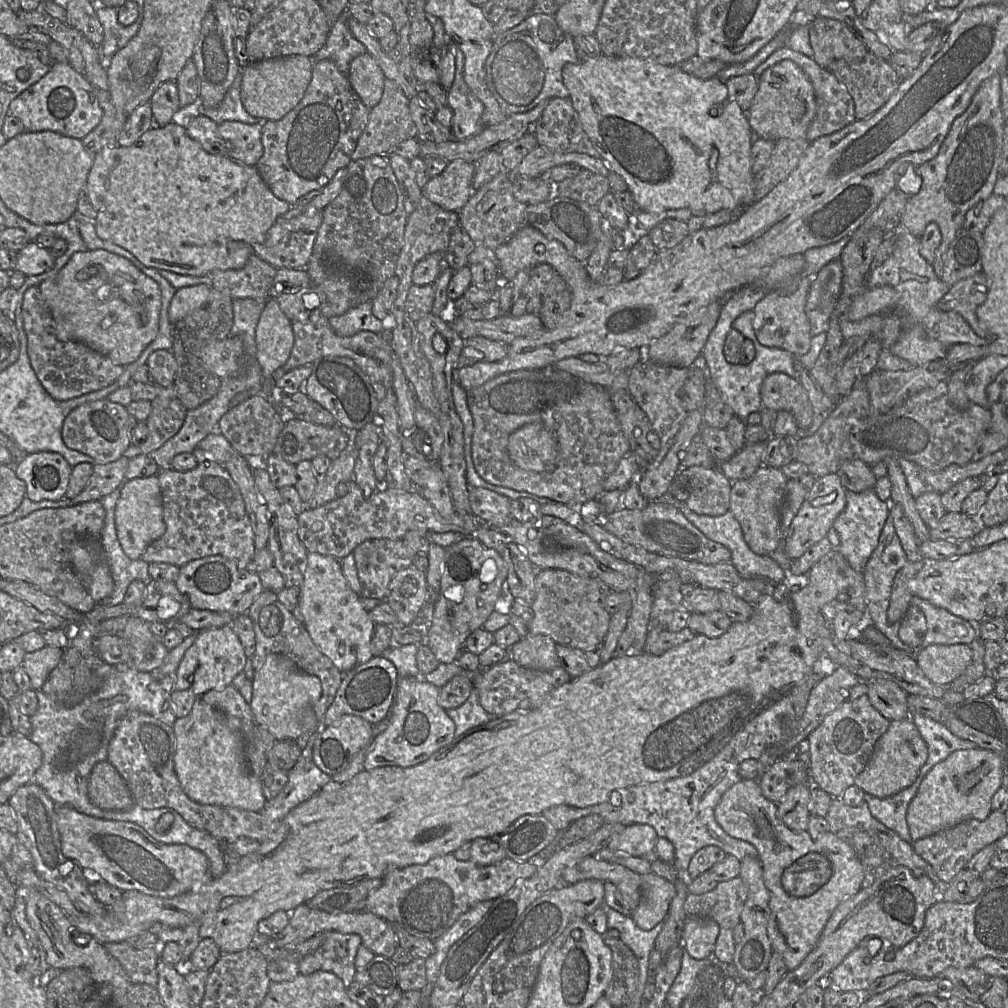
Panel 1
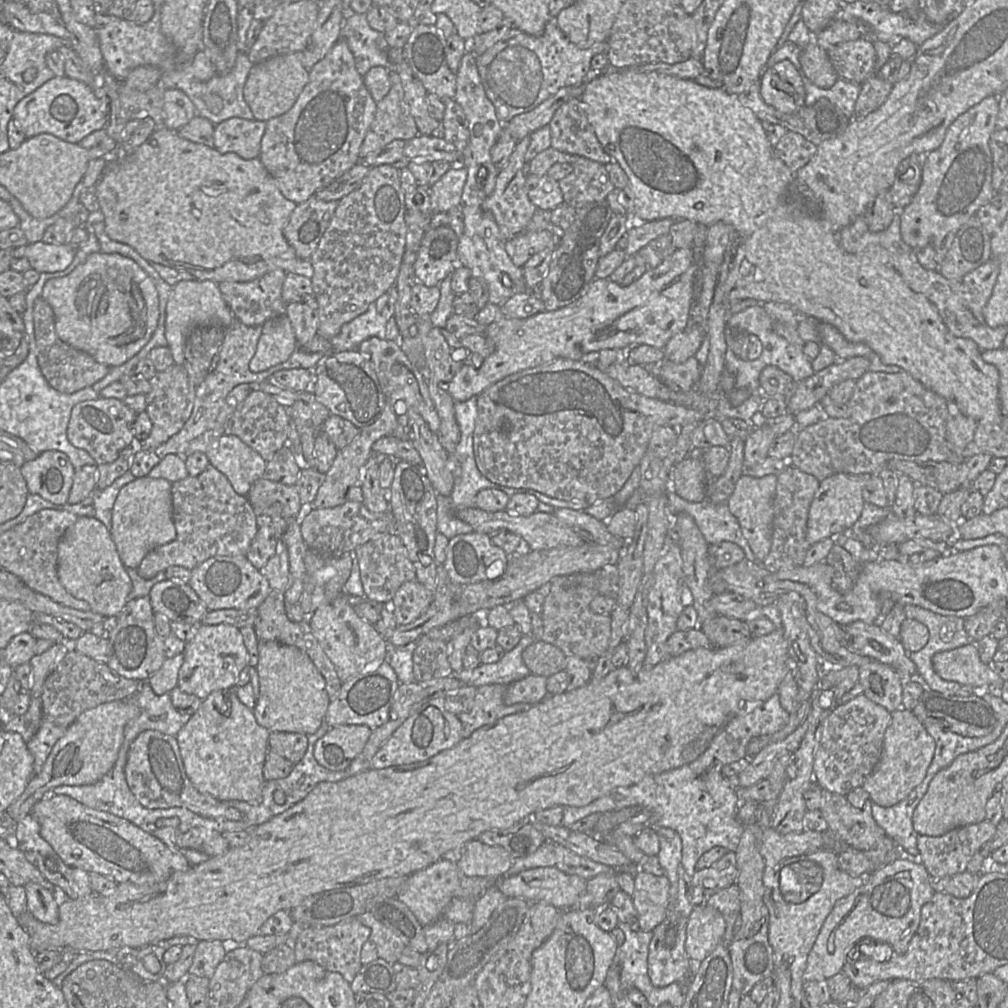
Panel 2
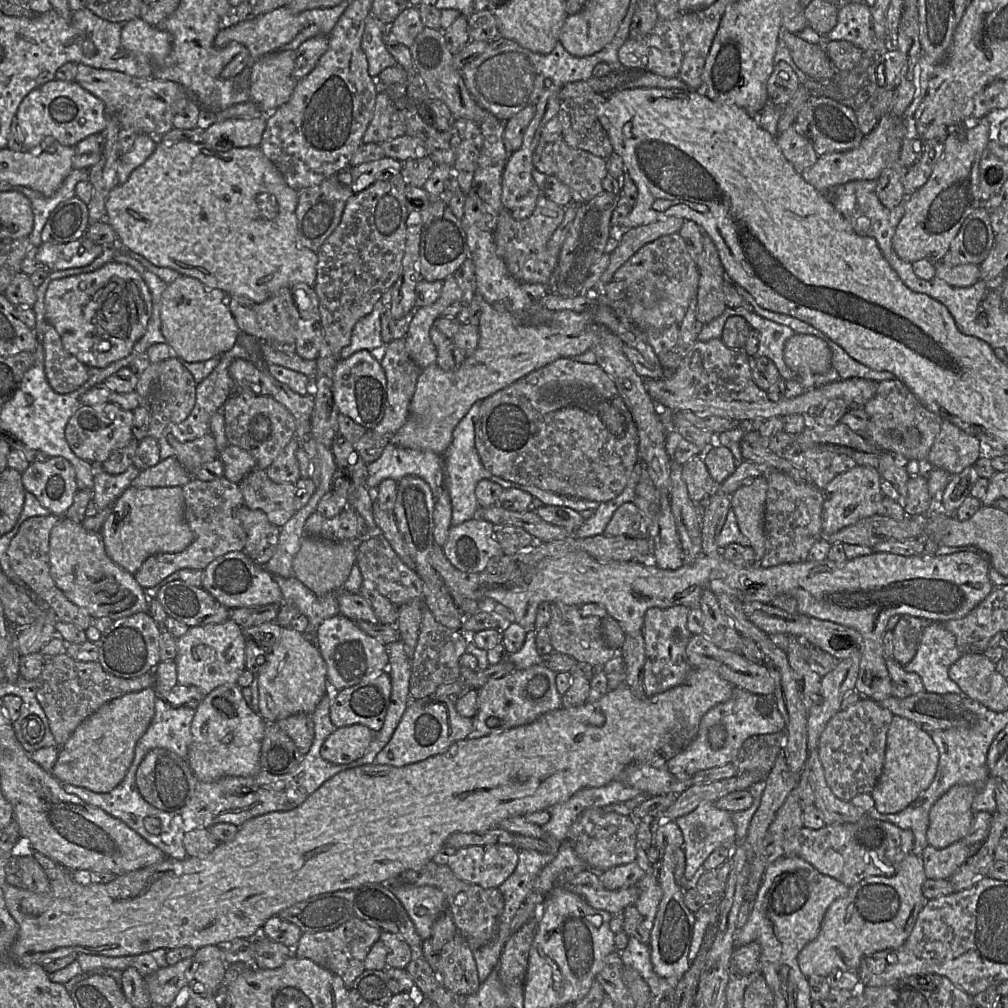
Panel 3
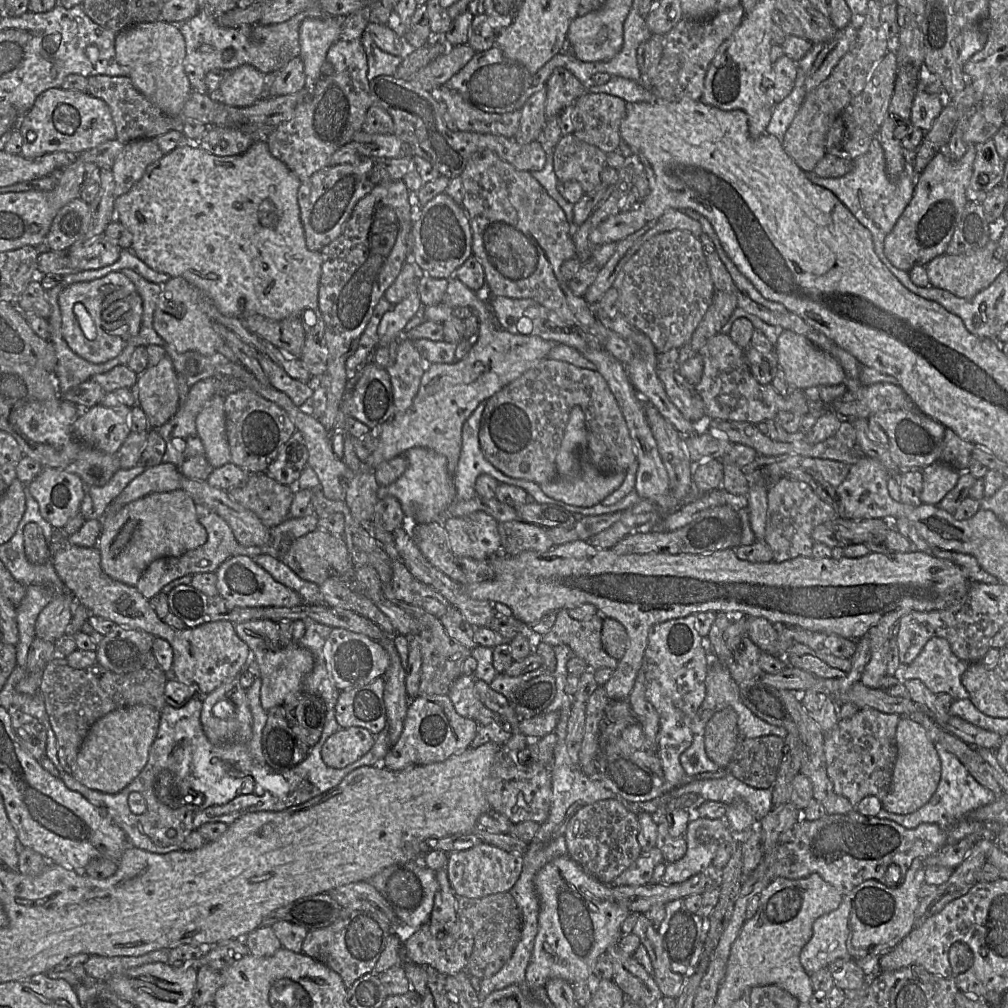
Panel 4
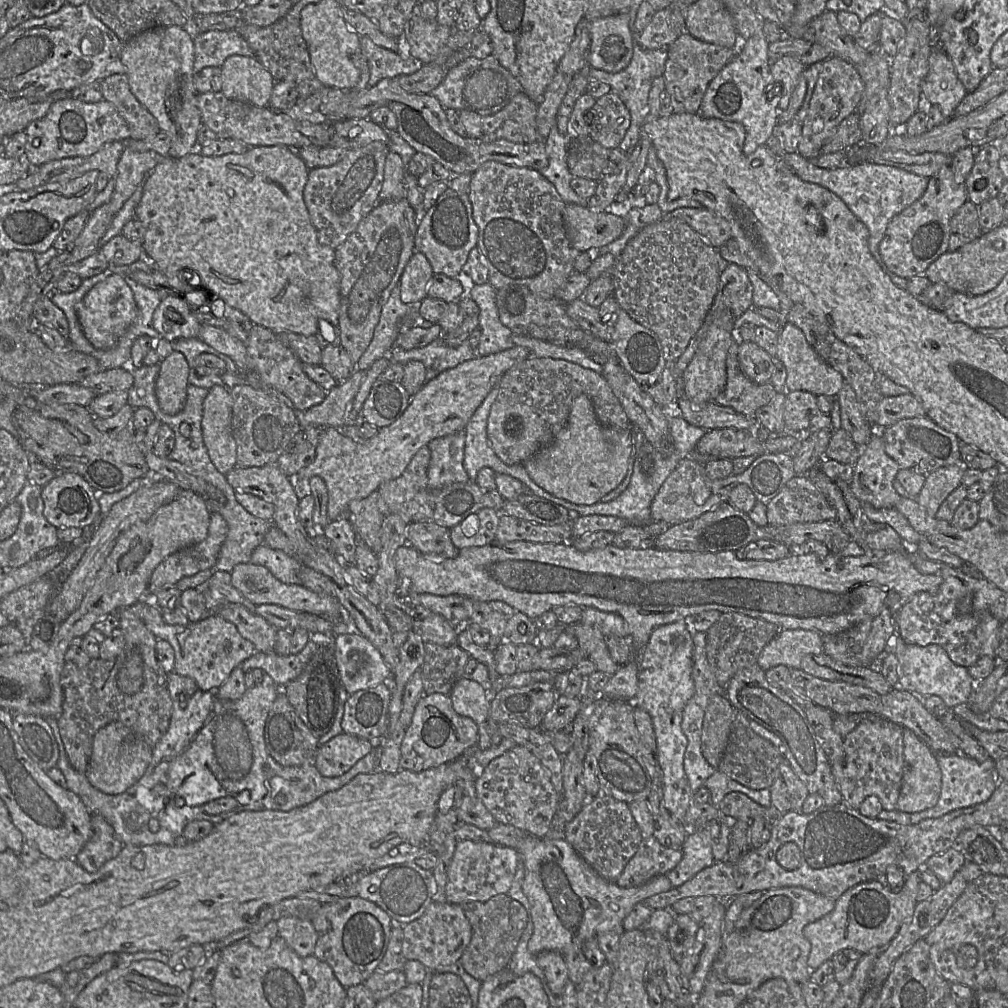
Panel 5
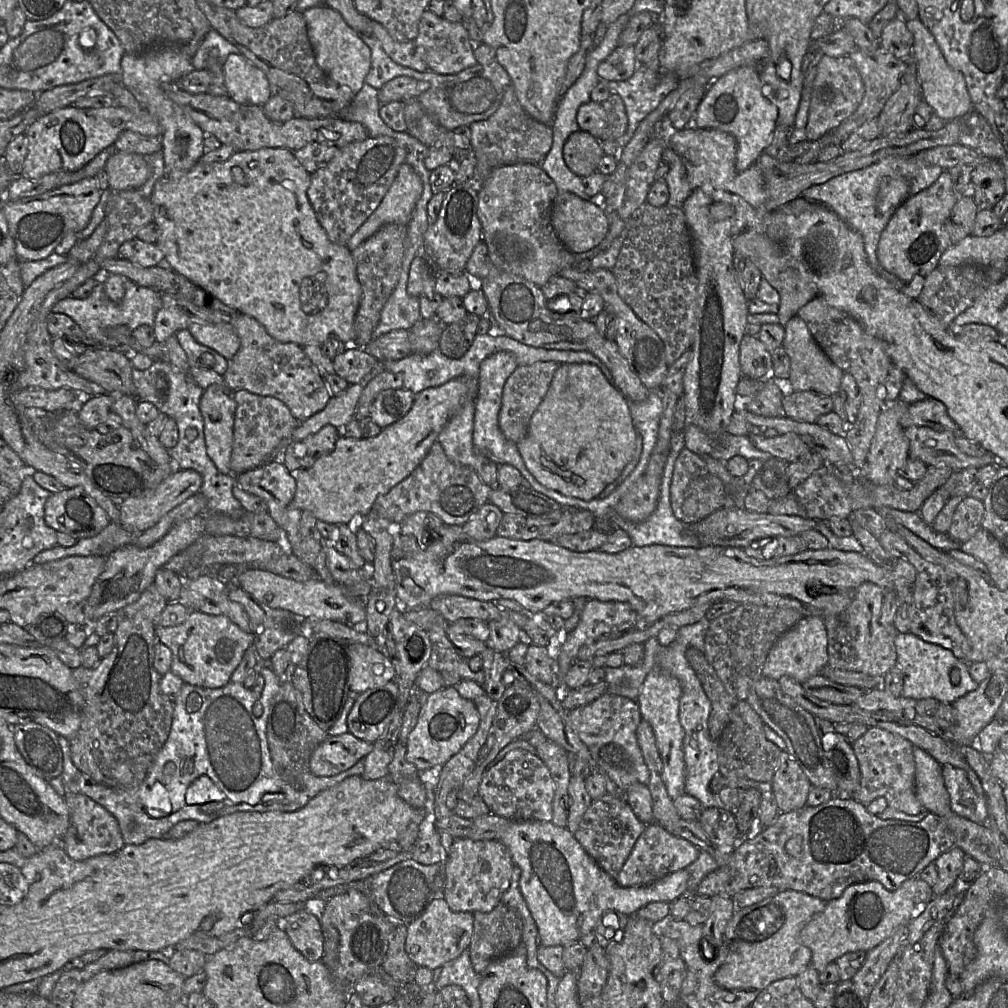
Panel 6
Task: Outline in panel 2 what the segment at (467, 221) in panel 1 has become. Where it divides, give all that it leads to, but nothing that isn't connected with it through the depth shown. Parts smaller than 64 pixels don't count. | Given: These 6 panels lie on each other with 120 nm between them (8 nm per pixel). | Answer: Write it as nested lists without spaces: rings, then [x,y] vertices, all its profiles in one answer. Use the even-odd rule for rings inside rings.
[[[530,135],[525,136],[517,142],[507,164],[500,170],[496,178],[493,192],[482,203],[483,210],[492,214],[502,238],[507,240],[522,233],[538,209],[529,199],[525,186],[527,178],[525,153],[529,143]]]

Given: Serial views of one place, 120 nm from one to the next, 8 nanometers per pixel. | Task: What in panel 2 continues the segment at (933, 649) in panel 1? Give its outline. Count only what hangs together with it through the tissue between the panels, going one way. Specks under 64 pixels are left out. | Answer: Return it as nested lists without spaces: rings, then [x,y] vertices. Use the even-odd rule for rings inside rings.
[[[974,643],[932,657],[935,672],[946,681],[970,685],[984,691],[998,691],[1003,684],[999,675],[988,664],[982,663]]]

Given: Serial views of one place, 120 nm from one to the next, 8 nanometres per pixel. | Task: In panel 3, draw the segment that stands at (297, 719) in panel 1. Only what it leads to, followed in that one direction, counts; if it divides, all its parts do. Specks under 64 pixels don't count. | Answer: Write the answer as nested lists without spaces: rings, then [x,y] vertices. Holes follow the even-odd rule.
[[[276,622],[242,629],[244,639],[254,644],[263,656],[258,671],[259,715],[267,722],[277,722],[289,716],[304,713],[311,715],[317,704],[328,693],[327,667],[318,647],[305,636],[289,627],[281,627]]]

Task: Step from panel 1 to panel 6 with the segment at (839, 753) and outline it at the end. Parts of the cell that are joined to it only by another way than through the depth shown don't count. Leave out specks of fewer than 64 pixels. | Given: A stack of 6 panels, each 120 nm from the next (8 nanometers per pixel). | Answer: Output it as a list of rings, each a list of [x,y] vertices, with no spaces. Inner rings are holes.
[[[870,727],[851,745],[861,774],[859,785],[851,798],[867,806],[874,799],[884,797],[888,807],[908,815],[918,815],[924,811],[915,794],[914,746],[910,741],[887,730]]]

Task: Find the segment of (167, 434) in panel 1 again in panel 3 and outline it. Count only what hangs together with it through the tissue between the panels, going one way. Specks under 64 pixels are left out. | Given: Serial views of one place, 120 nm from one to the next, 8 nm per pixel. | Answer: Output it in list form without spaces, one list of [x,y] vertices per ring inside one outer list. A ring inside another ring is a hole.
[[[171,357],[159,364],[158,379],[148,400],[150,413],[149,434],[160,438],[163,430],[170,424],[183,422],[191,413],[196,401],[197,384],[191,373],[177,357]]]

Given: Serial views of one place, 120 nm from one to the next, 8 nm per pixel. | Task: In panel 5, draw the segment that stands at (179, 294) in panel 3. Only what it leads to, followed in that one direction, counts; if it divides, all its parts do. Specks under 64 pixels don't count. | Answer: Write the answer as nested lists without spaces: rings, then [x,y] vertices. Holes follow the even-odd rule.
[[[171,293],[163,296],[154,311],[152,325],[167,345],[179,339],[197,338],[201,326],[191,313],[190,302]]]

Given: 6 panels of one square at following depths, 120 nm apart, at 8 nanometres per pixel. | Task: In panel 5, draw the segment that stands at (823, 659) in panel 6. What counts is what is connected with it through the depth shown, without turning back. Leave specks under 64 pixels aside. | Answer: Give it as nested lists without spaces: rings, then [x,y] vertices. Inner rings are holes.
[[[804,629],[781,630],[761,651],[757,663],[767,671],[784,665],[799,669],[805,655],[821,655],[824,652],[824,636]]]

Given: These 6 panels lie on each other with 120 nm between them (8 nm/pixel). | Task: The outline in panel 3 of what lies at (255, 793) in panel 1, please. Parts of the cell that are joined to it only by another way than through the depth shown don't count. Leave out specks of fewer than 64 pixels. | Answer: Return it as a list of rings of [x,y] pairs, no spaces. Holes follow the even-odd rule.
[[[223,685],[205,695],[191,723],[192,743],[186,761],[199,781],[224,777],[251,777],[261,771],[260,750],[267,722],[245,701],[241,688]]]

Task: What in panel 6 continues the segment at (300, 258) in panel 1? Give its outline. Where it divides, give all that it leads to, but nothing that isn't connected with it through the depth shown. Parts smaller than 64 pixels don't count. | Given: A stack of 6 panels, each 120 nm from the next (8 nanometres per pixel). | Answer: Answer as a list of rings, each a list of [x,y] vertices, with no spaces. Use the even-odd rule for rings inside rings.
[[[389,136],[367,137],[337,150],[330,162],[312,174],[307,189],[308,200],[328,239],[346,245],[356,230],[378,207],[393,183],[407,152]]]

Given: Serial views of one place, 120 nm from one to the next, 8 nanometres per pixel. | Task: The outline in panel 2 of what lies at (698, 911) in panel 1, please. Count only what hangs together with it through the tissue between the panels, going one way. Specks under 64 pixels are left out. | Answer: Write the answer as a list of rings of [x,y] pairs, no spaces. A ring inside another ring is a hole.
[[[736,883],[731,886],[721,889],[711,895],[705,904],[716,908],[723,915],[726,922],[726,930],[723,938],[723,943],[728,947],[734,939],[734,924],[737,917],[740,915],[741,900],[740,889]]]

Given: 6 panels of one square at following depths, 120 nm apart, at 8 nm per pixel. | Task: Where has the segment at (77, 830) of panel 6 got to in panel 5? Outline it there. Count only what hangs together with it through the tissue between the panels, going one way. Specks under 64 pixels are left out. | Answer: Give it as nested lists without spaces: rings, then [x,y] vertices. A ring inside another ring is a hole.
[[[91,815],[91,827],[92,836],[75,860],[88,873],[95,873],[107,861],[117,857],[124,844],[114,828],[101,815]]]

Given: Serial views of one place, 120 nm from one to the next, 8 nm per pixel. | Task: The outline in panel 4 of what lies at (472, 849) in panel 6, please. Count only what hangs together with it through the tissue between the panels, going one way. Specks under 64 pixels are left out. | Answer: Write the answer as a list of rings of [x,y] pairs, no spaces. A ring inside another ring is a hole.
[[[481,843],[467,850],[450,853],[446,870],[456,896],[483,898],[492,894],[509,892],[516,884],[522,867],[522,854]]]

